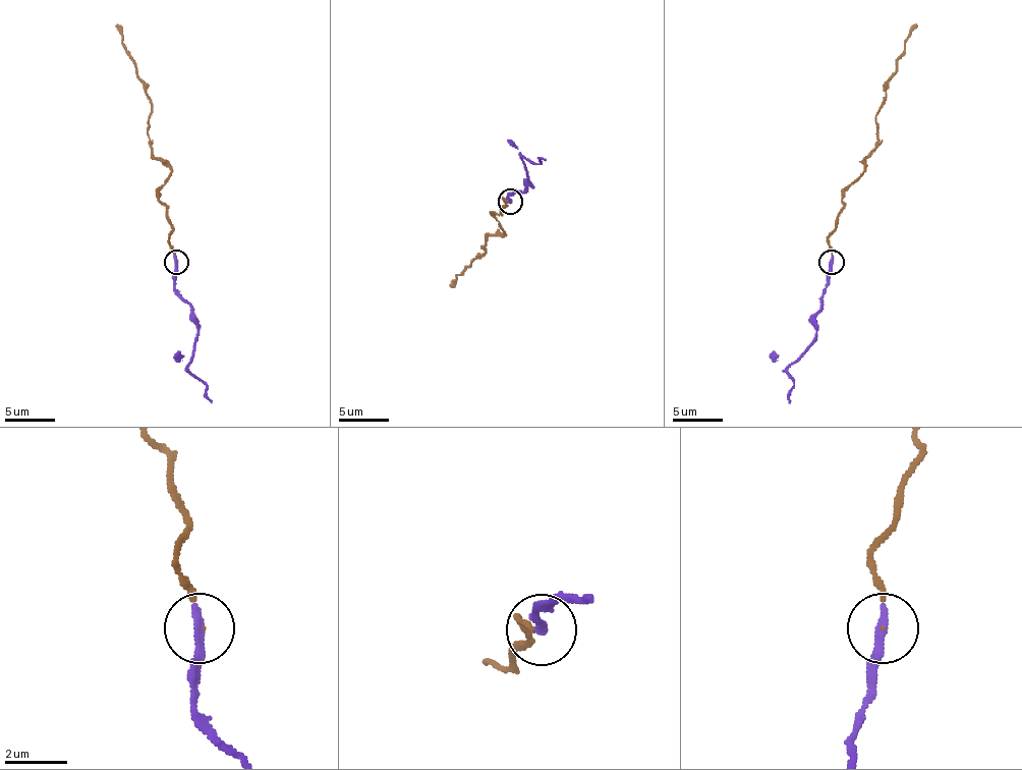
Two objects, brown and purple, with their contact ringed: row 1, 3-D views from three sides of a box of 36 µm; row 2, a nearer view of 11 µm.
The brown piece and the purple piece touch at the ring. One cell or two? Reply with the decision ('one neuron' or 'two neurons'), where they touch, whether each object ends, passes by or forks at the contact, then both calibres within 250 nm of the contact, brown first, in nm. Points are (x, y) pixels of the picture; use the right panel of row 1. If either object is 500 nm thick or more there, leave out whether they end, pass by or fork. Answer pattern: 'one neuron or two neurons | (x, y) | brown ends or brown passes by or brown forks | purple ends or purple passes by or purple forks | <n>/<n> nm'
one neuron | (832, 262) | brown ends | purple ends | 40/280 nm

